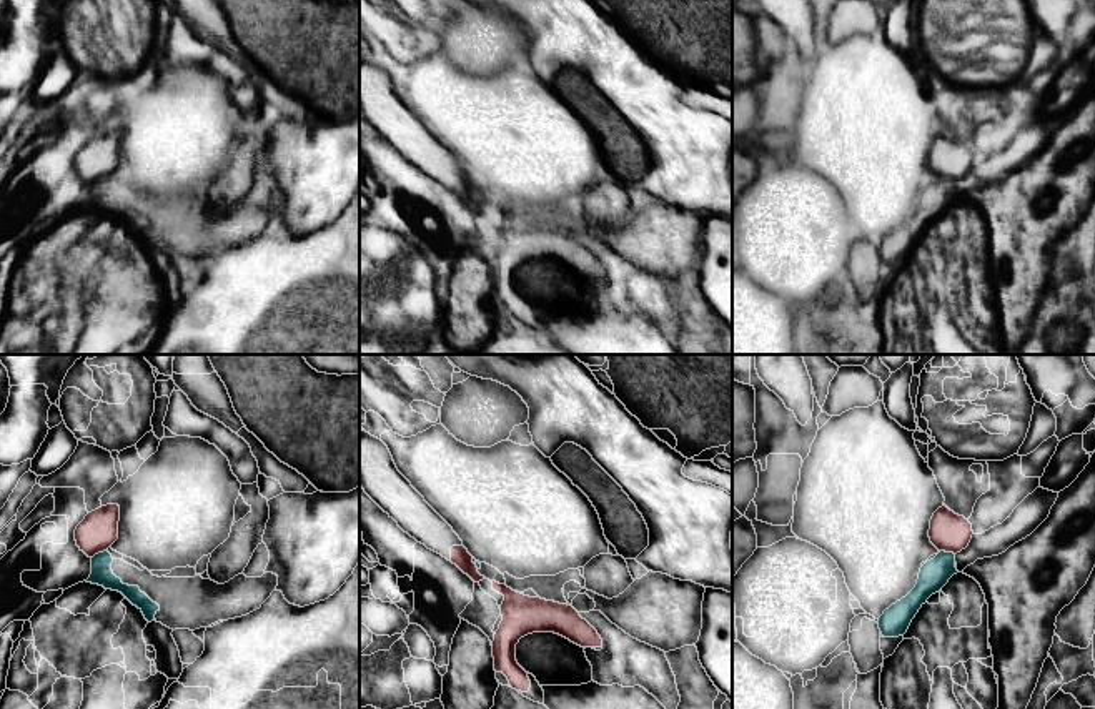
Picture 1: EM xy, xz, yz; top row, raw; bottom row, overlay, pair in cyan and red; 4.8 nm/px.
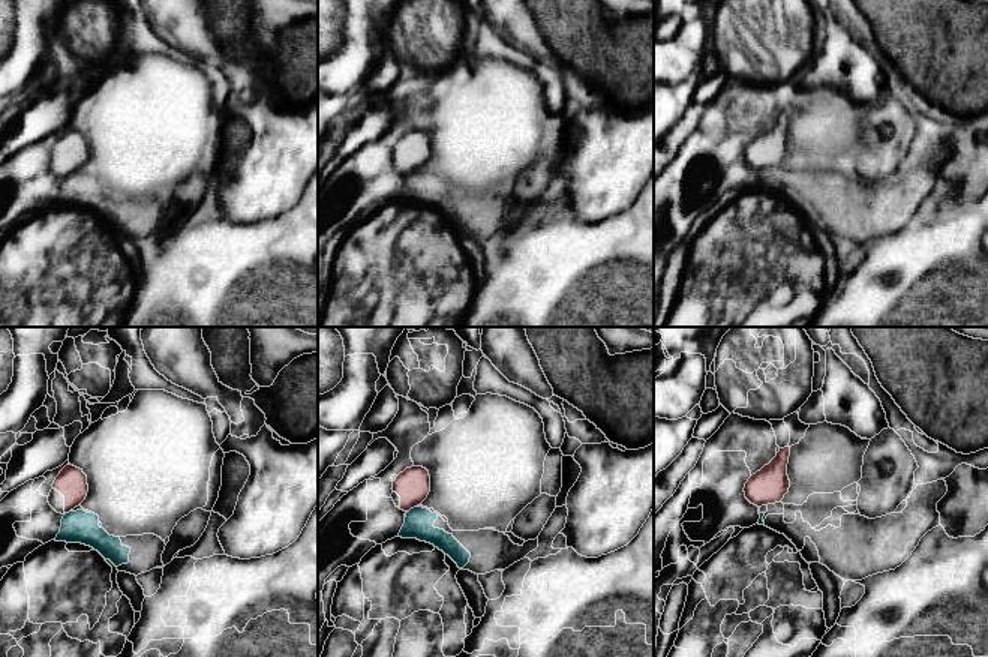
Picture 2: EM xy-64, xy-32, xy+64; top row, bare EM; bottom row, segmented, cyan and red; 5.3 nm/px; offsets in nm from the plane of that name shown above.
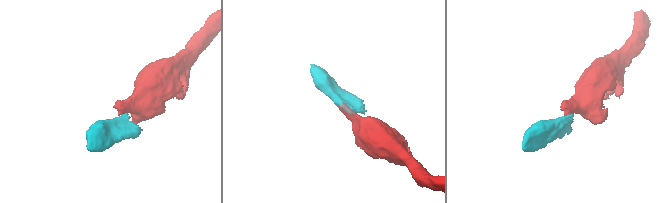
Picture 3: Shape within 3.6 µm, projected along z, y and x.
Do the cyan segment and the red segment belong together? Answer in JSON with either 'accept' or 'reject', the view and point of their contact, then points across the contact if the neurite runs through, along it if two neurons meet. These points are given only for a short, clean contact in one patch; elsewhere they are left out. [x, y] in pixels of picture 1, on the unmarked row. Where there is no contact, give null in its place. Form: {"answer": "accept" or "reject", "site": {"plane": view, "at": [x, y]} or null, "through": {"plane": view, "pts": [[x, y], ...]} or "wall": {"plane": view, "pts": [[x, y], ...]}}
{"answer": "reject", "site": {"plane": "xy", "at": [99, 180]}, "wall": {"plane": "xy", "pts": [[105, 177], [92, 185]]}}

